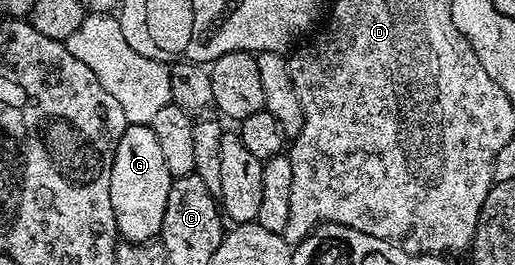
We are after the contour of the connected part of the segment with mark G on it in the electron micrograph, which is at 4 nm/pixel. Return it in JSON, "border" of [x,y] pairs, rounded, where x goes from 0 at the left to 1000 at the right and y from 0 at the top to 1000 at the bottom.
{"border":[[[245,468],[216,630],[216,781],[223,796],[229,883],[245,909],[293,909],[317,857],[324,736],[338,672],[324,645],[317,566],[289,472]]]}

